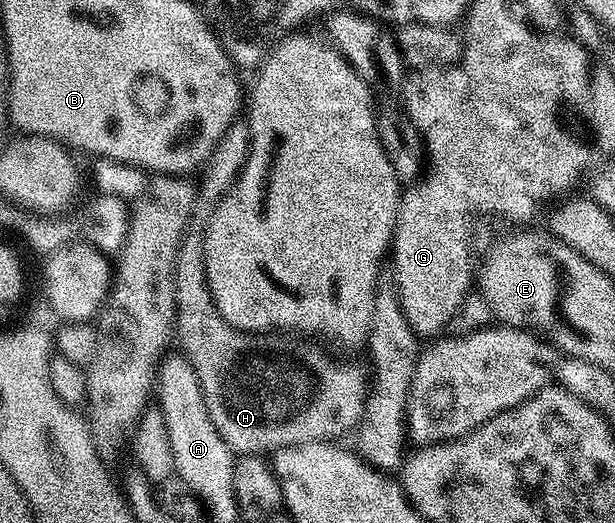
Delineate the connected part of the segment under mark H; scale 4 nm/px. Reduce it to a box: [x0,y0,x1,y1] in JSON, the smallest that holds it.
[174,227,369,455]

